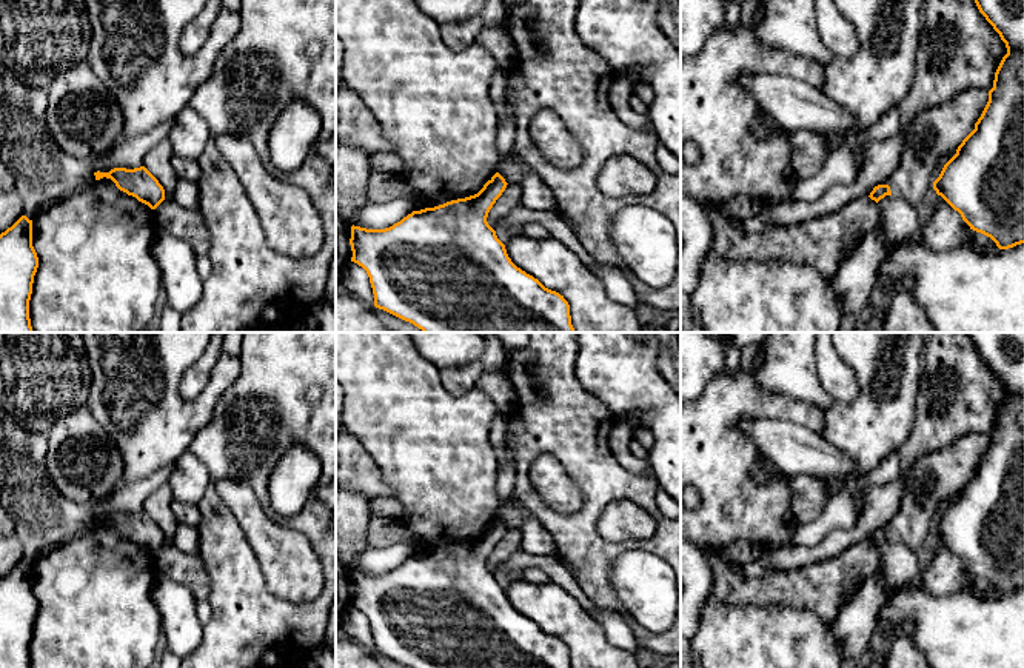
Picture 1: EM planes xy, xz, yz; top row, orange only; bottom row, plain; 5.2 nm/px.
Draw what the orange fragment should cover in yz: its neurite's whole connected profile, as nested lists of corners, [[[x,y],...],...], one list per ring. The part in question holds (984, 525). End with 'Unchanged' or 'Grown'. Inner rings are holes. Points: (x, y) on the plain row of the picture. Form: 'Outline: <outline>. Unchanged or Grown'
Outline: [[[967,332],[979,357],[1006,388],[1002,402],[989,436],[989,446],[975,468],[975,474],[958,491],[956,499],[944,509],[933,534],[941,540],[970,574],[990,582],[999,594],[1024,588],[1024,332]]]. Unchanged

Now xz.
Outline: [[[496,517],[477,539],[413,556],[390,573],[366,574],[353,569],[351,606],[366,616],[374,651],[410,668],[571,668],[570,650],[564,640],[517,613],[487,566],[490,554],[507,529]]]. Unchanged

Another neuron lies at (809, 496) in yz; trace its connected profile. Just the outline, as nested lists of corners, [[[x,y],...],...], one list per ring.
[[[805,474],[788,476],[787,485],[791,491],[793,514],[799,523],[816,520],[832,497],[821,480]]]

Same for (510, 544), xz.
[[[507,529],[502,540],[496,545],[493,553],[488,557],[487,566],[488,569],[496,574],[499,566],[513,554],[522,551],[520,546],[522,533],[519,529]]]

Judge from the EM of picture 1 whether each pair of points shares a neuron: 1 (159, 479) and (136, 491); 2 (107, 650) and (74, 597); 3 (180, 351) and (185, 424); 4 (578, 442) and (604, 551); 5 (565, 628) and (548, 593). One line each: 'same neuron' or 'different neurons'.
1: same neuron
2: same neuron
3: same neuron
4: same neuron
5: same neuron

